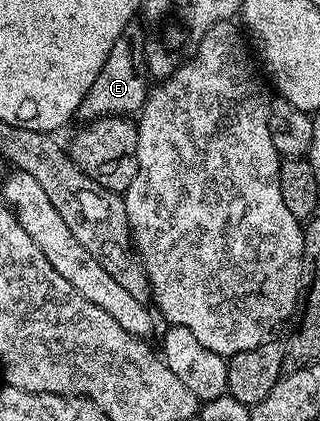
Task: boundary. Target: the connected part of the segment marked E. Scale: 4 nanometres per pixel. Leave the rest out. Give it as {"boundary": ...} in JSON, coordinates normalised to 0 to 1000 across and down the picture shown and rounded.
{"boundary":[[[431,59],[400,62],[363,97],[363,107],[350,107],[350,126],[338,126],[338,145],[325,145],[325,164],[313,164],[300,192],[288,192],[288,211],[275,211],[250,257],[253,280],[291,287],[331,276],[406,278],[441,266],[463,223],[456,195],[472,195],[472,188],[469,166],[456,159],[447,67]]]}

